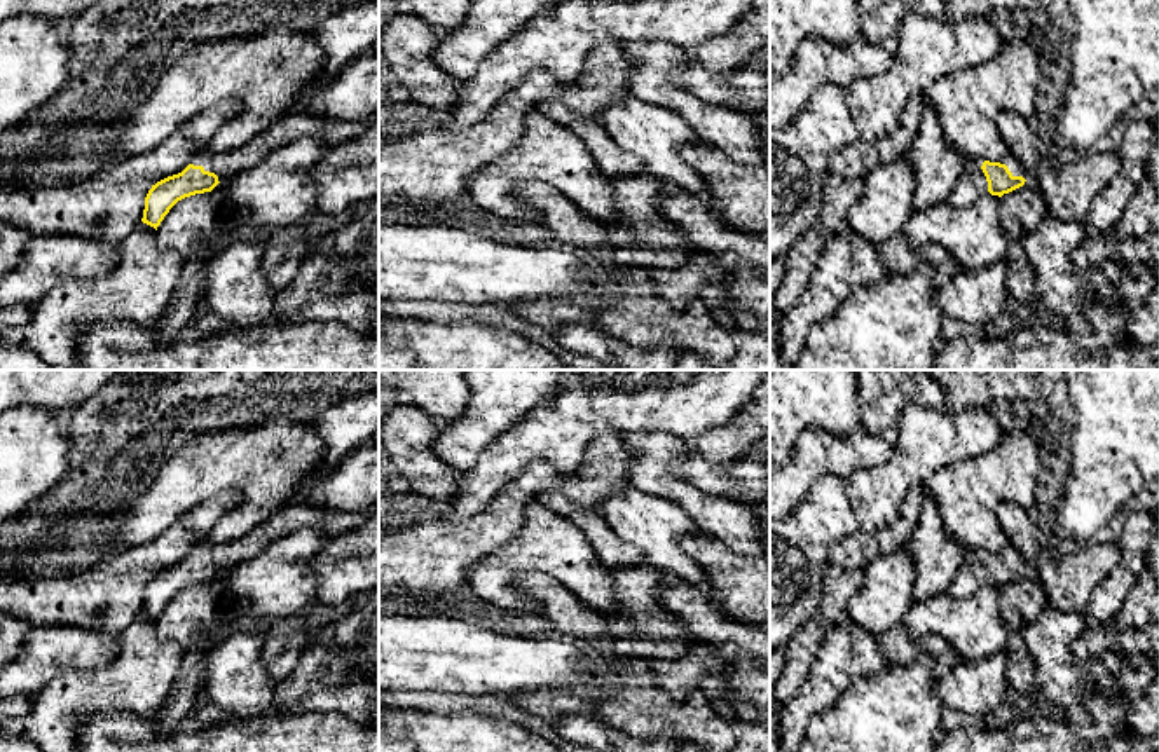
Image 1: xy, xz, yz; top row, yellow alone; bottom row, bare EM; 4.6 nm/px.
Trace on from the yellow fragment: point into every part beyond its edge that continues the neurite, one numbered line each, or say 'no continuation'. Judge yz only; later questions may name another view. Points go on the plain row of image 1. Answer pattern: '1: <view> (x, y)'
1: yz (1009, 552)

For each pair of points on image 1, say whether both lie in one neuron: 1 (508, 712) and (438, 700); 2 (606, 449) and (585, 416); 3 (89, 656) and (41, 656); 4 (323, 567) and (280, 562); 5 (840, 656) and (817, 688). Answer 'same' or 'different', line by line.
1: same
2: different
3: same
4: different
5: same

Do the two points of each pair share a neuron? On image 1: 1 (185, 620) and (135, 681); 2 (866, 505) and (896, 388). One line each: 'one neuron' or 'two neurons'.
1: two neurons
2: two neurons

